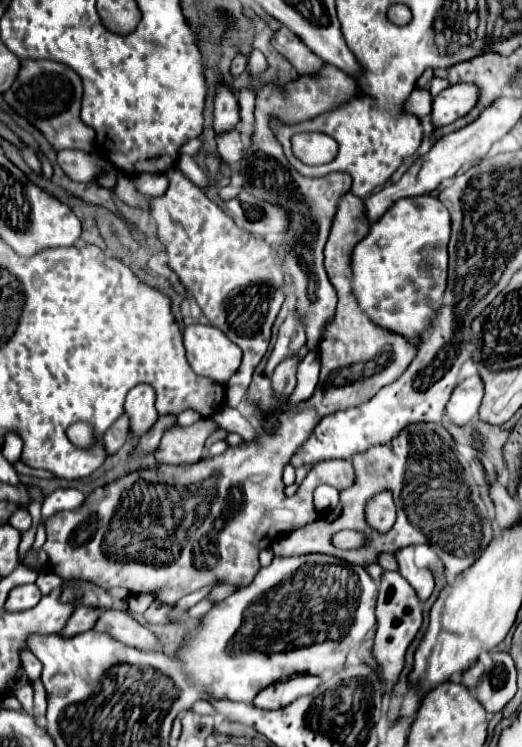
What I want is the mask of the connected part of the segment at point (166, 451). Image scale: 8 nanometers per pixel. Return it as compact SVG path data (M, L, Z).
M201 418L189 427L175 425L163 433L155 459L169 465L195 463L203 457L205 439L218 428L212 418Z

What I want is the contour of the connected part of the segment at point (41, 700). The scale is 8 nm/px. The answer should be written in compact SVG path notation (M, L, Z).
M37 679L31 685L33 685L33 691L35 691L35 707L33 707L33 711L35 711L35 715L43 715L45 709L47 709L47 693L43 689L43 683Z

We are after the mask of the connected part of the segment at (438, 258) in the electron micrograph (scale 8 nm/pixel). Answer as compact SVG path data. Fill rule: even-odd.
M419 195L399 199L399 205L391 207L379 221L371 225L371 231L361 239L351 255L353 269L353 295L371 317L375 325L387 331L399 333L409 341L421 341L431 333L431 325L443 303L443 289L447 287L447 243L451 233L451 219L447 207L433 195Z

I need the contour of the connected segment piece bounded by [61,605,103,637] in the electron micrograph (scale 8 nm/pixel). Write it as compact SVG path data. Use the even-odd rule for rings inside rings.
M79 605L61 633L67 635L67 637L71 637L75 633L83 633L83 631L93 629L95 623L97 623L97 619L99 619L99 615L101 615L101 611L103 609L91 609L87 605Z

